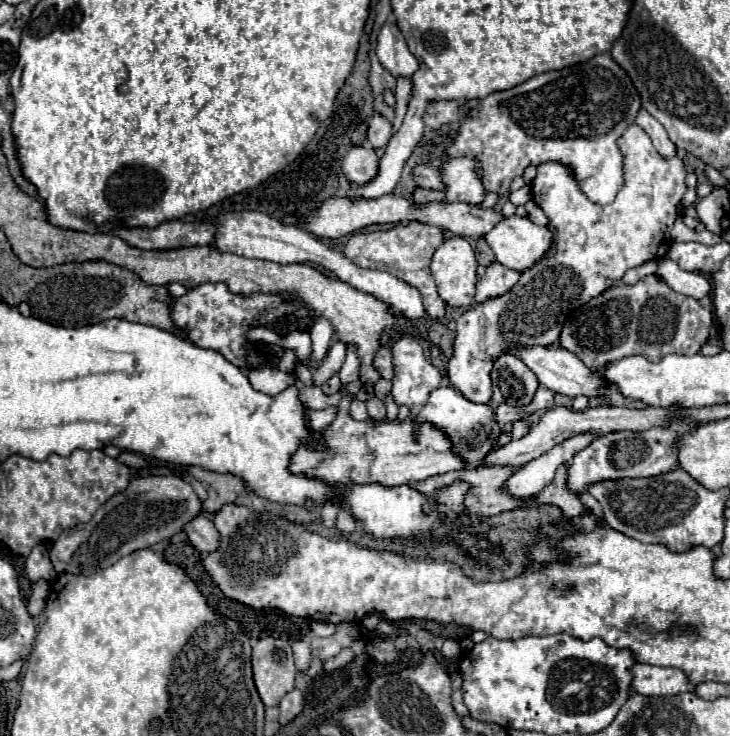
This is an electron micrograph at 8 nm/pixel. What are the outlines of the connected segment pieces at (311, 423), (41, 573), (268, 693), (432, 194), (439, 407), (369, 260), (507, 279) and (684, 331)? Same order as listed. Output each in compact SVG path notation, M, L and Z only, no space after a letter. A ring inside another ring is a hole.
M326 408L326 410L304 410L304 418L306 418L306 426L312 430L322 430L326 426L330 426L330 422L334 420L338 408Z
M38 544L30 556L26 558L26 564L24 564L24 572L30 580L30 584L36 584L38 580L50 580L56 576L52 564L50 564L50 558L48 558L48 550L44 544Z
M262 638L252 648L252 672L264 706L278 706L280 698L294 688L296 668L290 642Z
M428 188L414 190L414 202L424 204L424 202L432 202L432 200L444 200L444 192L442 190L428 190Z
M442 386L438 390L434 390L428 398L428 404L422 408L422 412L416 418L418 422L432 422L434 426L438 426L440 430L444 430L452 444L454 444L454 452L460 454L468 466L480 466L484 456L490 452L492 444L498 438L498 426L492 418L492 406L488 404L474 404L470 400L466 400L458 390L450 388L450 386Z
M408 222L408 224L396 224L388 230L376 230L376 232L358 232L352 234L346 248L344 256L350 258L354 264L360 268L370 268L370 270L386 270L394 274L396 278L408 282L410 286L418 288L426 306L426 312L442 318L444 316L444 300L436 292L434 278L430 274L430 262L434 250L442 244L444 236L442 230L436 226L420 224L420 222Z
M498 262L490 264L486 268L486 274L476 284L474 300L478 304L482 304L482 302L486 302L490 298L498 298L500 294L506 294L518 282L518 278L520 278L520 272L510 270L510 268L502 266L502 264L498 264Z
M656 274L642 278L634 286L622 282L610 286L600 296L592 298L582 310L574 310L562 332L560 346L576 354L590 370L604 370L608 362L642 354L656 362L666 354L698 354L708 340L712 326L712 312L700 306L696 298L674 292ZM620 330L620 350L618 348Z

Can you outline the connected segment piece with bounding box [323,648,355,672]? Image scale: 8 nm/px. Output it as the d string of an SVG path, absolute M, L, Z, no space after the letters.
M345 648L338 656L324 662L323 672L332 672L342 668L354 659L354 652L351 648Z

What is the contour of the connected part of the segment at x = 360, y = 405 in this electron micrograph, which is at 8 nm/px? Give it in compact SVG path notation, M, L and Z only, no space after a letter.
M357 399L352 400L349 412L352 418L358 421L364 421L369 418L365 402Z

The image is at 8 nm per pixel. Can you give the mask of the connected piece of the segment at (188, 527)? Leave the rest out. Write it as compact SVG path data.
M204 514L192 518L192 522L184 524L184 530L182 532L188 536L190 544L196 550L200 550L202 554L214 552L218 548L218 540L220 540L218 530L214 528L212 520L208 520Z

